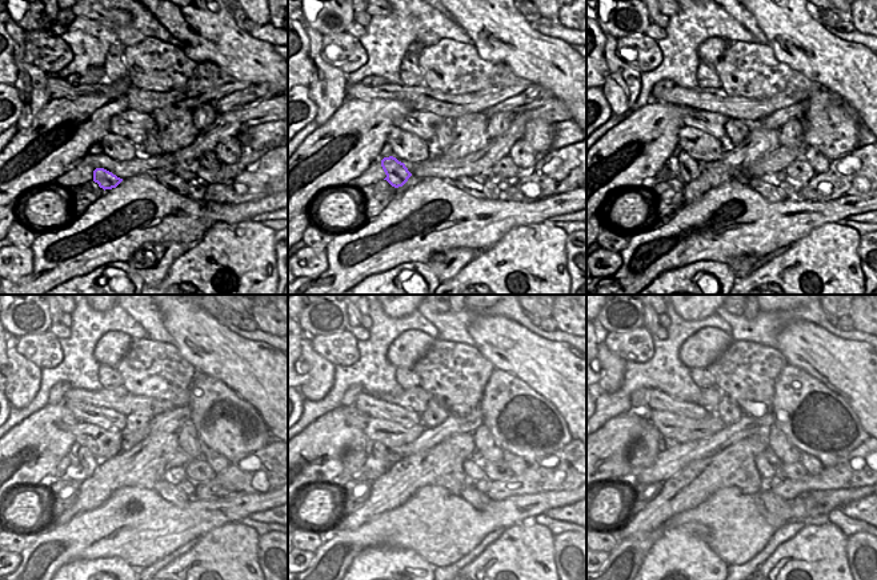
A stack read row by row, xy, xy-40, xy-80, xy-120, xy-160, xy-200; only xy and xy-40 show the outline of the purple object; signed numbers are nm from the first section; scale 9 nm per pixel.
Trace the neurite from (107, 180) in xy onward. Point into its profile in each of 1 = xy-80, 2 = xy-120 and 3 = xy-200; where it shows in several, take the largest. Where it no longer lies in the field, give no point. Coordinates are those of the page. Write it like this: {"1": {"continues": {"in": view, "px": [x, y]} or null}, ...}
{"1": {"continues": {"in": "xy-80", "px": [689, 168]}}, "2": {"continues": {"in": "xy-120", "px": [83, 463]}}, "3": {"continues": {"in": "xy-200", "px": [669, 443]}}}

